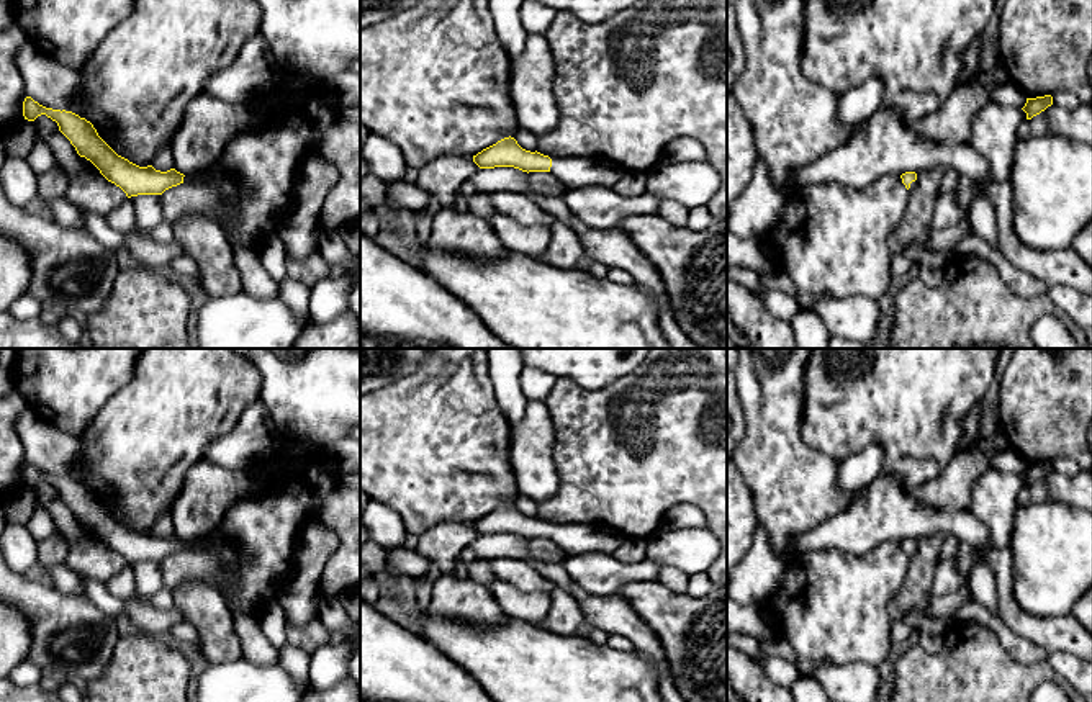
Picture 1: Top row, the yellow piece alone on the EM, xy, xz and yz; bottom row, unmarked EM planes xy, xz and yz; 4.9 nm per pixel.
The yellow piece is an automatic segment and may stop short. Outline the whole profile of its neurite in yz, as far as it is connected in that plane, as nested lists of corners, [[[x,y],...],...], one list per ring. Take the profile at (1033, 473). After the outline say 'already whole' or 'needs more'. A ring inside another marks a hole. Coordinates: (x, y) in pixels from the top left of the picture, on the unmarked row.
[[[1045,461],[1036,465],[1027,465],[1027,470],[1022,476],[1027,479],[1027,486],[1031,486],[1033,483],[1040,481],[1051,471],[1053,471],[1053,463]]]; already whole

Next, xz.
[[[511,502],[473,522],[473,529],[480,535],[514,533],[527,540],[550,538],[566,556],[588,551],[612,553],[627,540],[622,533],[599,524],[548,524],[537,517],[530,519]]]; needs more

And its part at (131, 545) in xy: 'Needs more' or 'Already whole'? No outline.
Needs more

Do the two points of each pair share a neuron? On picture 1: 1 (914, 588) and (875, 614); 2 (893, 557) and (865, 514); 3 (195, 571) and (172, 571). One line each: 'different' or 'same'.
1: different
2: different
3: same

